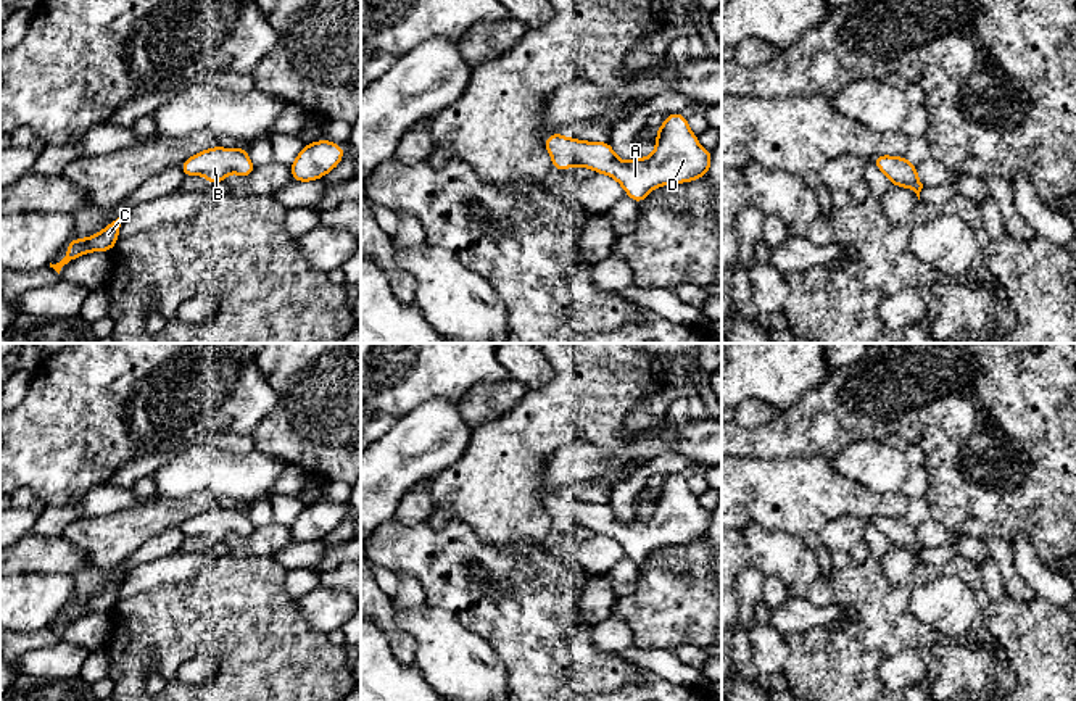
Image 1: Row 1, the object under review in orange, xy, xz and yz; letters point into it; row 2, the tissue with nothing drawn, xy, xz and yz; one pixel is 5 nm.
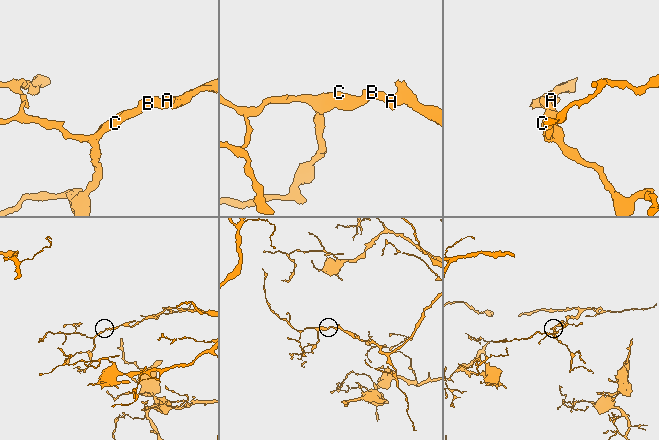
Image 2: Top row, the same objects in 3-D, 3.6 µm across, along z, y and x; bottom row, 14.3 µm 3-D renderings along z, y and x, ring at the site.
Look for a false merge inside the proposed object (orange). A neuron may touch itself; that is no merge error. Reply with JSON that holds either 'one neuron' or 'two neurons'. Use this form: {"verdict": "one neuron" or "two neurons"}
{"verdict": "one neuron"}

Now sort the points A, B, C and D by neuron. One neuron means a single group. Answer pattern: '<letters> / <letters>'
A B C D

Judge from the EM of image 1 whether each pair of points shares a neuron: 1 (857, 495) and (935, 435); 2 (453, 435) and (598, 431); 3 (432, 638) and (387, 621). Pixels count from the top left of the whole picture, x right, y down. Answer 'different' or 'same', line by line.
1: different
2: different
3: different

